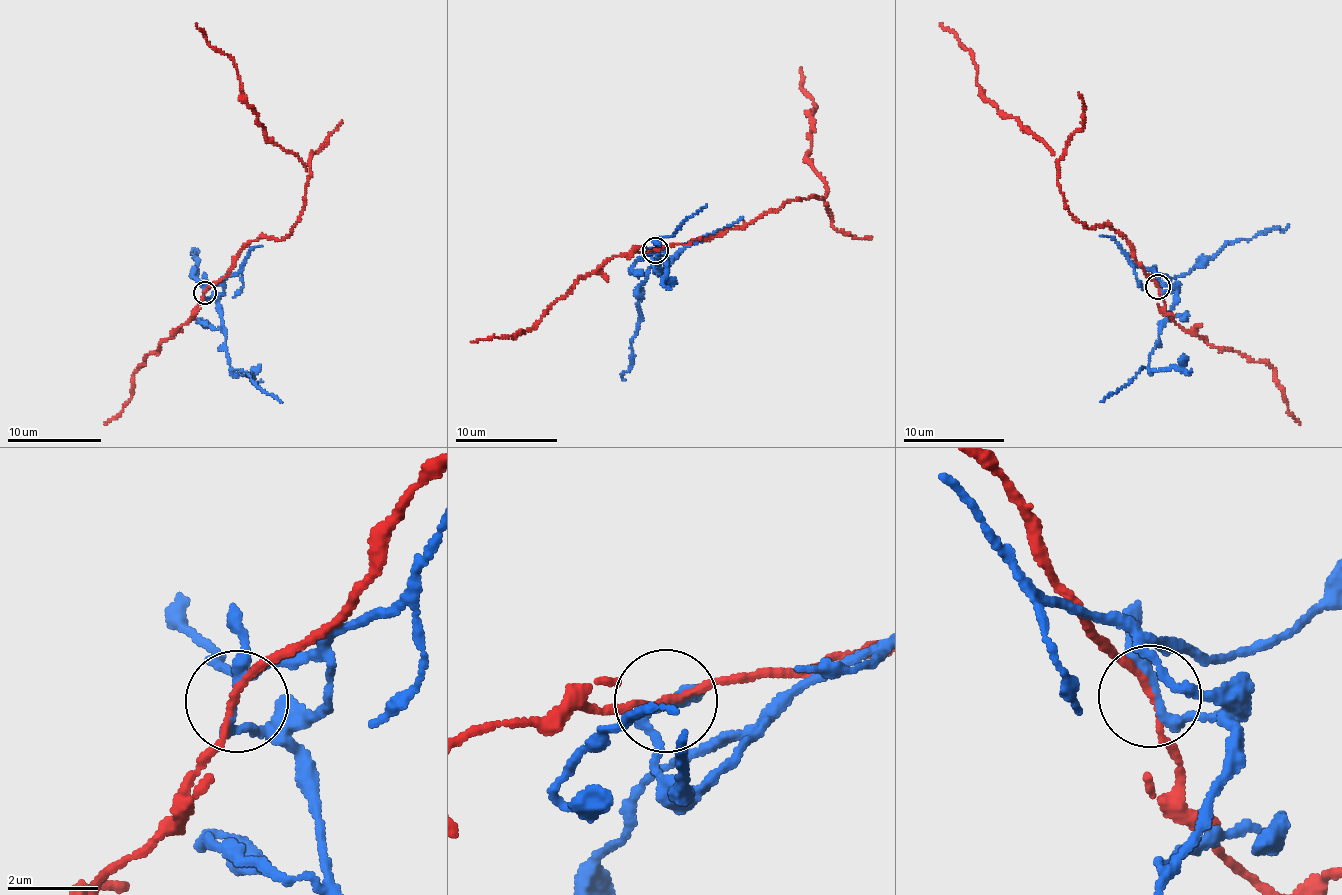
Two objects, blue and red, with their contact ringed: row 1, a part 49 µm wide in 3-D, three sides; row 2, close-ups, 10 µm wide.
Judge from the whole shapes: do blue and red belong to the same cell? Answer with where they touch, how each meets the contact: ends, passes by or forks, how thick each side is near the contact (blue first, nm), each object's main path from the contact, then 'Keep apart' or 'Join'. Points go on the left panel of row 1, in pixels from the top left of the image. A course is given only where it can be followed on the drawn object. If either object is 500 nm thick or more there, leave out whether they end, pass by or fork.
Place: (205, 292). At the ring blue passes by. At the ring red passes by. Thickness 240 nm (blue) against 130 nm. Course of blue: (205, 292), (207, 298), (218, 298), (224, 290), (220, 285), (205, 286), (194, 275), (195, 248). Course of red: (205, 292), (251, 240), (289, 237), (307, 183), (304, 163), (267, 137), (233, 59), (209, 44), (196, 23). Keep apart

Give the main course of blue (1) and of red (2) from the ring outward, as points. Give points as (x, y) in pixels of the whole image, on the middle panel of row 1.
1: (656, 251), (651, 263), (661, 270), (673, 260), (673, 256), (653, 264), (639, 290), (638, 321), (625, 380)
2: (656, 251), (709, 241), (828, 188), (807, 157), (816, 105), (802, 88), (801, 67)

